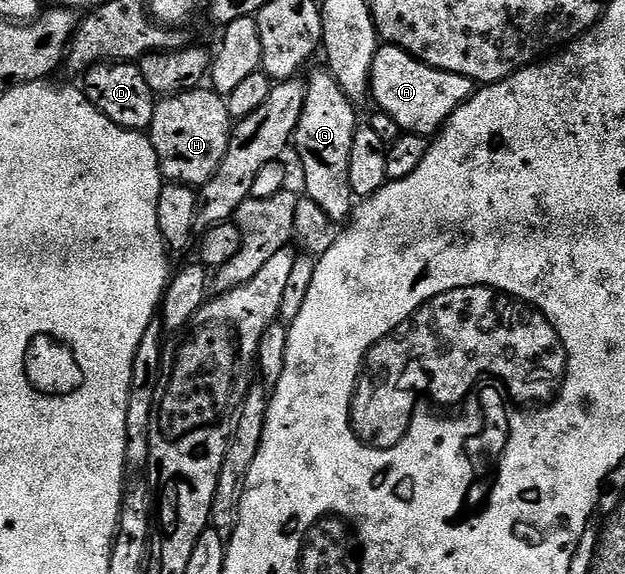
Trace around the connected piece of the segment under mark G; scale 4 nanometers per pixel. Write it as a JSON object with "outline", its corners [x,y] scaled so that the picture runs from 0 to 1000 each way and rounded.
{"outline":[[[523,120],[491,132],[490,143],[490,183],[477,211],[470,256],[480,261],[480,284],[486,289],[486,326],[493,331],[488,333],[491,345],[512,359],[533,390],[544,392],[566,368],[566,341],[560,329],[560,253],[566,246],[573,220],[571,188],[554,169],[554,162],[547,162],[541,141]]]}

